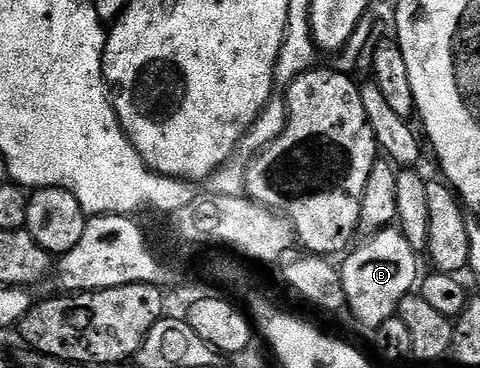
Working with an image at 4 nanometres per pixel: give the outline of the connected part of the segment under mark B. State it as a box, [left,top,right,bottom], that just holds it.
[340,226,420,330]

